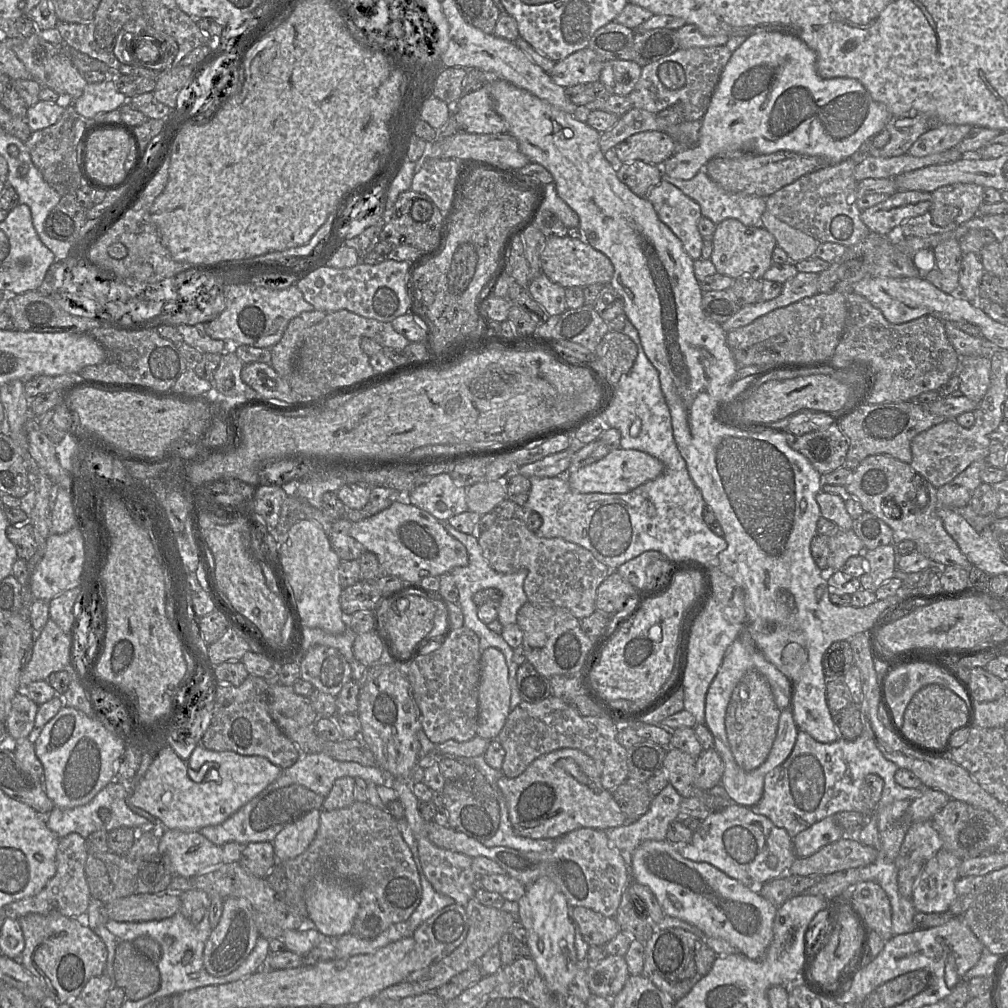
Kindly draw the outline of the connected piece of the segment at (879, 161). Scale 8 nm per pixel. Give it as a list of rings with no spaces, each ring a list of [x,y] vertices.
[[[956,148],[923,157],[915,157],[909,153],[895,157],[859,154],[854,177],[858,182],[868,178],[894,178],[925,166],[955,162],[962,157],[964,154]]]

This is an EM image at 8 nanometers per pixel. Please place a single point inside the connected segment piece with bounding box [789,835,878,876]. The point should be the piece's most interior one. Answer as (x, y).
(847, 852)

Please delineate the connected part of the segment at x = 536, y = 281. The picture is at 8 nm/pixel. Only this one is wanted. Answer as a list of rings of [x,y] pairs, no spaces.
[[[543,273],[535,276],[527,291],[549,316],[560,316],[566,309],[565,288],[551,282]]]

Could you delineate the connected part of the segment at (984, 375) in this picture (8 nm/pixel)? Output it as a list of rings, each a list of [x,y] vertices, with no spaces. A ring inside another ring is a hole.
[[[959,356],[959,391],[967,398],[980,403],[990,384],[991,361],[985,357]]]

